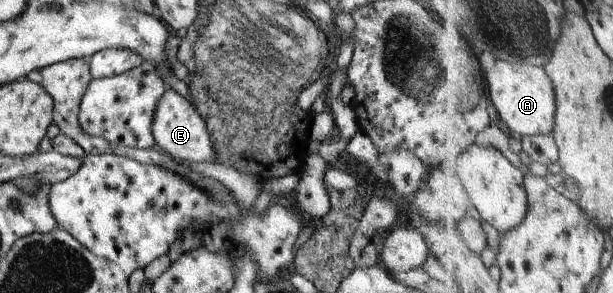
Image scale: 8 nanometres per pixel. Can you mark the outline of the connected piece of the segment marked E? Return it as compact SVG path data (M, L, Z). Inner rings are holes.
M165 88L157 101L150 126L154 143L173 159L184 159L188 162L212 162L212 131L206 127L205 121L198 115L195 107L173 88Z

